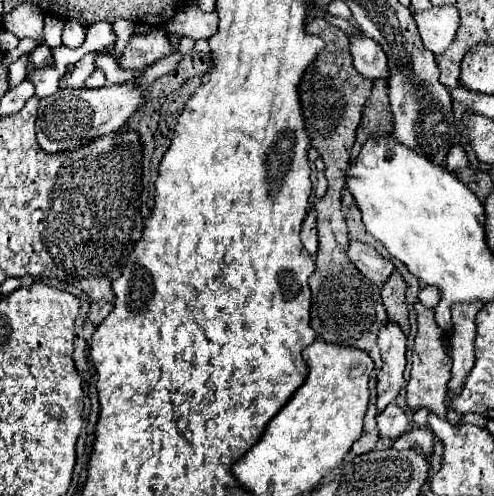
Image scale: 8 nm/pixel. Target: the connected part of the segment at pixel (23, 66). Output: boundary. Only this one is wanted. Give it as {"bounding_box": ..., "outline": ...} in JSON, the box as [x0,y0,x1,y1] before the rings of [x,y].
{"bounding_box":[7,55,27,87],"outline":[[[27,55],[19,57],[19,59],[9,67],[7,83],[9,83],[9,87],[17,87],[21,81],[25,81],[25,77],[27,77]]]}

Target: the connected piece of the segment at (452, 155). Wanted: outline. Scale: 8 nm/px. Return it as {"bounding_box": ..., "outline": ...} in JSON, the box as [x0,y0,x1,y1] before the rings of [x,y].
{"bounding_box":[445,143,469,173],"outline":[[[455,143],[451,147],[447,159],[445,159],[445,167],[453,173],[453,171],[459,171],[461,167],[467,167],[467,165],[469,165],[469,161],[467,161],[467,155],[463,151],[463,145],[461,143]]]}

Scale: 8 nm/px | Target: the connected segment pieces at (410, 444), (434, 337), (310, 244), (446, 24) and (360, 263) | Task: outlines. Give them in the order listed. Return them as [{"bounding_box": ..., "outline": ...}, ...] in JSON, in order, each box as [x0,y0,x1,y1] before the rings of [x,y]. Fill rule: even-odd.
[{"bounding_box":[393,427,435,457],"outline":[[[413,427],[413,429],[407,431],[405,435],[401,435],[401,437],[393,443],[393,447],[395,447],[397,451],[417,449],[417,451],[425,453],[427,457],[431,457],[431,453],[433,453],[433,443],[435,443],[433,439],[435,439],[435,435],[433,435],[433,431],[431,431],[429,427]]]},{"bounding_box":[407,303,451,419],"outline":[[[419,303],[413,305],[417,313],[417,337],[413,345],[413,363],[411,363],[411,379],[407,383],[407,405],[413,409],[427,407],[435,413],[439,413],[445,419],[445,391],[447,381],[451,379],[451,357],[443,347],[443,331],[439,325],[435,325],[435,311],[427,309]]]},{"bounding_box":[301,211,317,255],"outline":[[[309,211],[305,221],[303,221],[303,227],[301,227],[301,241],[305,245],[305,249],[315,255],[317,251],[317,229],[315,229],[315,211]]]},{"bounding_box":[413,5,461,55],"outline":[[[455,5],[431,7],[427,11],[417,11],[413,17],[423,45],[435,55],[441,55],[447,49],[461,23]]]},{"bounding_box":[347,241,395,285],"outline":[[[351,241],[347,255],[351,263],[375,285],[383,285],[395,269],[393,263],[383,259],[371,245],[365,245],[359,241]]]}]

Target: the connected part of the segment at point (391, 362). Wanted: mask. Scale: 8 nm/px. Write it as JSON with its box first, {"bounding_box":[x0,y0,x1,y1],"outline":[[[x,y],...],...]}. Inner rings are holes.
{"bounding_box":[377,323,405,411],"outline":[[[389,323],[379,331],[379,349],[383,357],[383,369],[377,373],[377,411],[385,409],[403,385],[405,371],[405,335],[395,323]]]}

